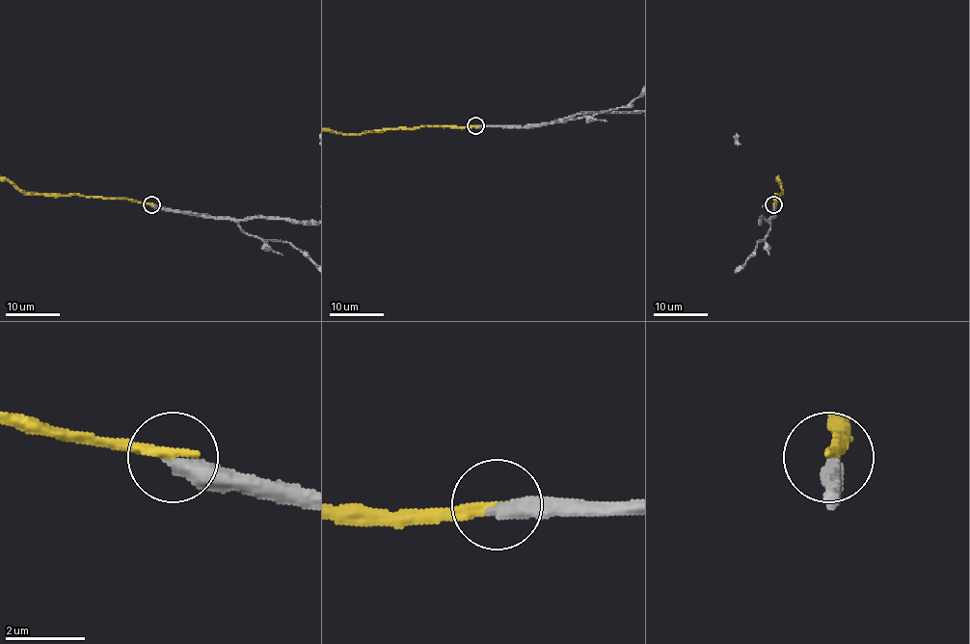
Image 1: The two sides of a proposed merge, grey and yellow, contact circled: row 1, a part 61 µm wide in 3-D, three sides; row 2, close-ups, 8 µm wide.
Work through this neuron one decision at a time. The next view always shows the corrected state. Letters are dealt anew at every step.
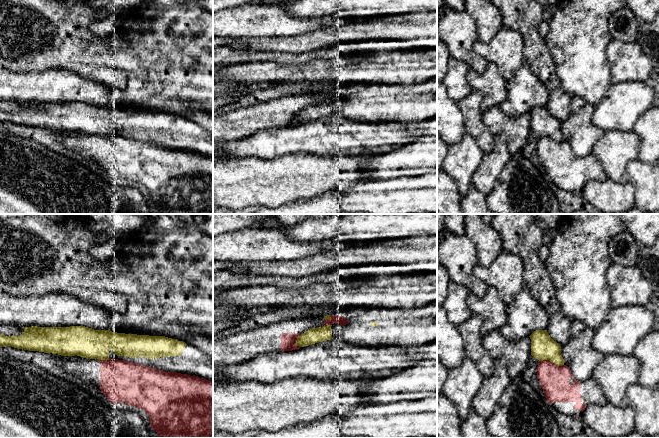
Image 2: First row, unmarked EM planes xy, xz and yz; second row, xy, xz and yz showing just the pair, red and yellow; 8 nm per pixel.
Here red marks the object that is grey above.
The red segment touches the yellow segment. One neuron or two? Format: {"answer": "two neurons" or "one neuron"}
{"answer": "two neurons"}

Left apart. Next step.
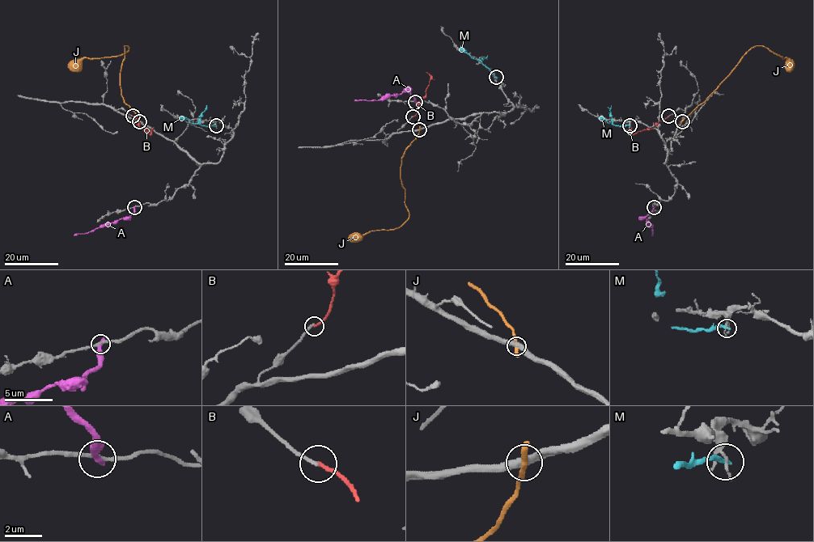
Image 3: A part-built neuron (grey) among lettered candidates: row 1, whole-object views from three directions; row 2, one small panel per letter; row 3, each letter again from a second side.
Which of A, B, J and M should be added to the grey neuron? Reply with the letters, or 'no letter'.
B

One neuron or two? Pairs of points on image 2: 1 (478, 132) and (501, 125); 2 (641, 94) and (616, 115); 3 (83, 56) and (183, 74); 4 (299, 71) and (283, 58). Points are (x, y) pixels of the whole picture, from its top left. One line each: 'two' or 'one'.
1: two
2: one
3: one
4: two

